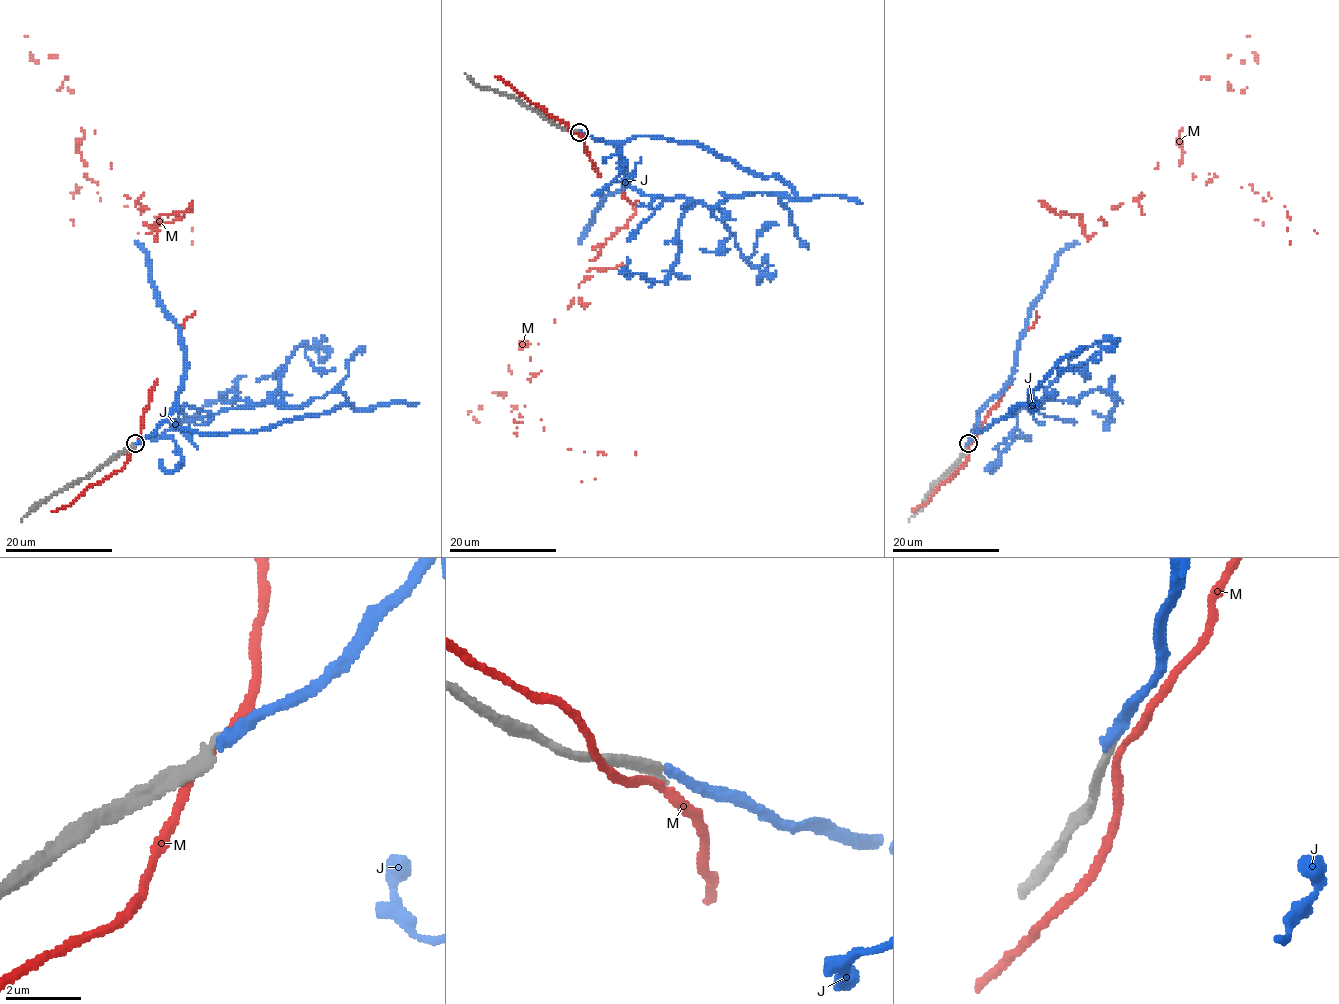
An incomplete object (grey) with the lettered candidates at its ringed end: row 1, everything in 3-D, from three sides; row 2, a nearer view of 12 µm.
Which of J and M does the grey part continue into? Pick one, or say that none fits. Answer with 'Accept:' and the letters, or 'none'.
Accept: none

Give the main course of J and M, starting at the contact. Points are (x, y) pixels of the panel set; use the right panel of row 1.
J: (968, 444), (977, 418), (972, 433), (1034, 407), (1028, 391), (1040, 402), (1016, 413), (995, 460)
M: (968, 445), (1036, 312), (1154, 169), (1250, 183), (1285, 205), (1290, 243)

